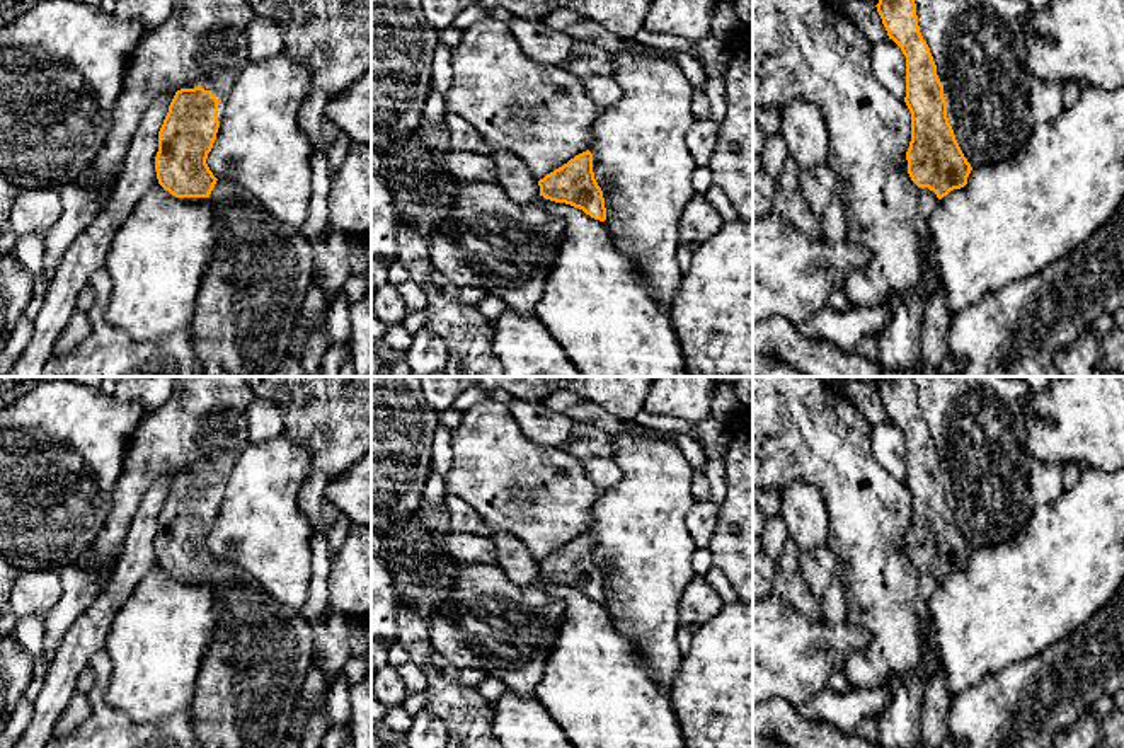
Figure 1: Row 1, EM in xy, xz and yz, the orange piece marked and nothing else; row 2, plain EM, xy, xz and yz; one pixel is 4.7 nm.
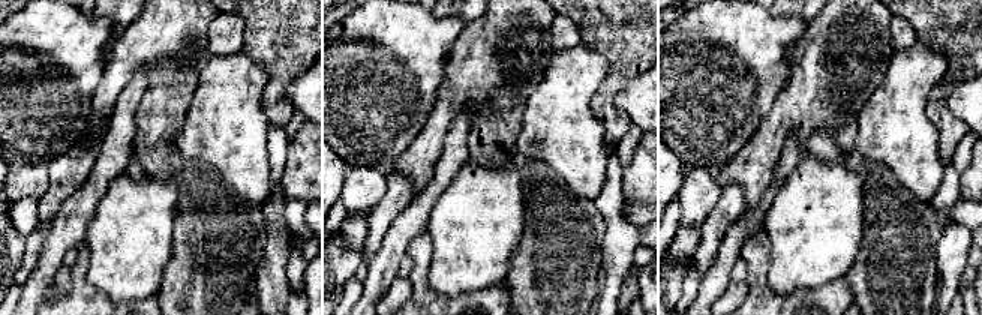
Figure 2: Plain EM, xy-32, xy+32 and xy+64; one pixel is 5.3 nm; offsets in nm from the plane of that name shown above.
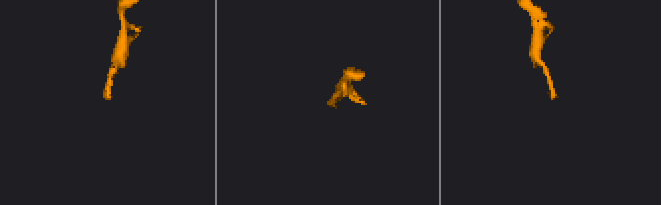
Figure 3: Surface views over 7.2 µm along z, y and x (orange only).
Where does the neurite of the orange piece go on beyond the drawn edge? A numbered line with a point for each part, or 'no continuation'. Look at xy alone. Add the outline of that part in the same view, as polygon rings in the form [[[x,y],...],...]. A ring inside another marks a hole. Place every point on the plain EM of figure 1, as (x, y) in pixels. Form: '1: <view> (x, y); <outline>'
1: xy (247, 696); [[[218,561],[209,576],[209,583],[213,590],[213,610],[216,625],[213,630],[213,639],[203,659],[201,673],[196,682],[196,692],[189,705],[194,738],[198,743],[203,745],[203,748],[279,748],[286,738],[300,733],[300,721],[301,721],[300,690],[305,685],[305,678],[312,663],[312,653],[315,642],[313,630],[310,629],[307,620],[300,615],[300,612],[276,601],[247,569],[244,569],[235,562]]]

